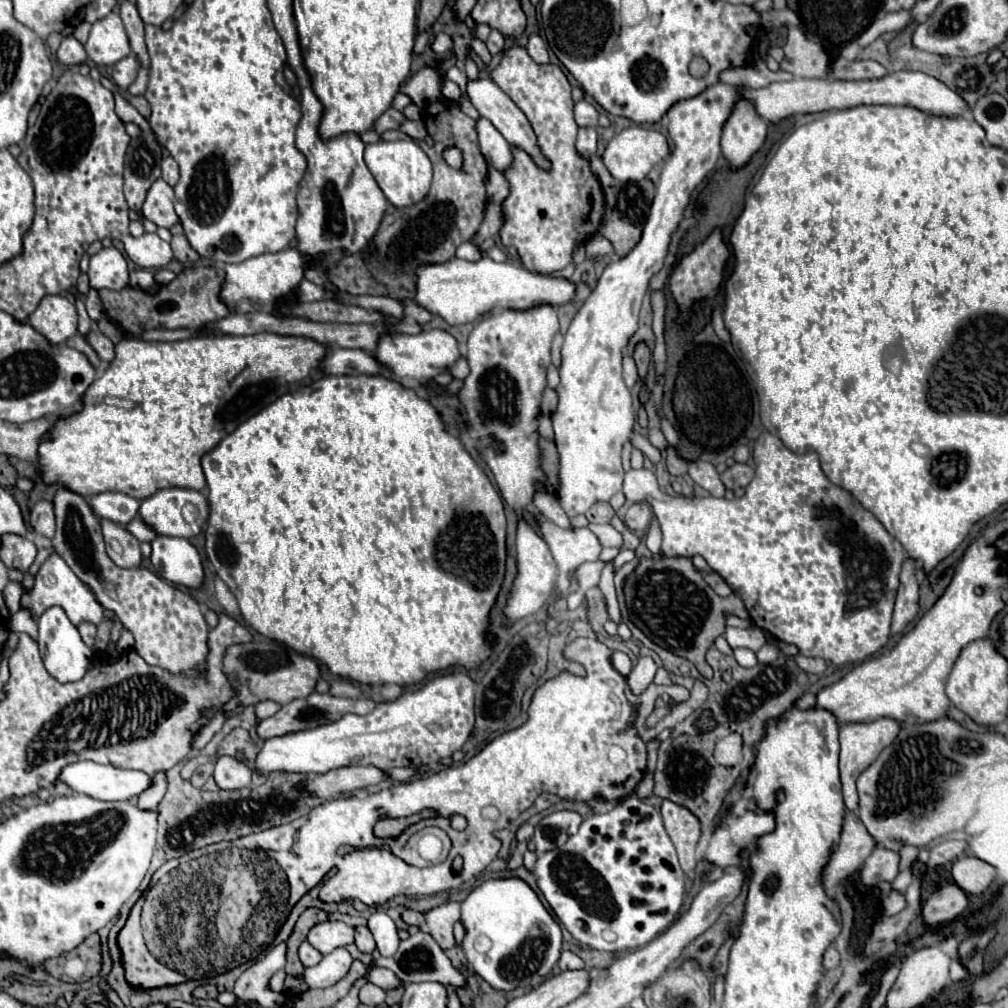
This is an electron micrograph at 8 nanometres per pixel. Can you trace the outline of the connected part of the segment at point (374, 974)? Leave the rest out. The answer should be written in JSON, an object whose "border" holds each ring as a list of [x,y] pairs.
{"border":[[[373,960],[369,964],[369,981],[379,985],[381,989],[393,989],[399,985],[399,979],[393,975],[393,971],[389,971],[387,968],[374,967]]]}

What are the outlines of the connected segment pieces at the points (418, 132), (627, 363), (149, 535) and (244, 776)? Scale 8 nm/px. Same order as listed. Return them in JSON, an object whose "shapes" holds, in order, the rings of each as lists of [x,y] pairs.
{"shapes":[[[[406,120],[405,123],[401,123],[399,129],[403,133],[407,133],[409,137],[413,137],[413,139],[425,139],[427,137],[427,129],[425,129],[425,125],[421,121],[413,123],[413,121]]],[[[625,357],[625,359],[623,359],[623,379],[625,379],[625,383],[627,383],[629,389],[631,389],[631,387],[637,383],[637,379],[639,379],[639,375],[637,375],[637,365],[635,365],[633,357]]],[[[131,519],[127,525],[125,525],[125,529],[129,531],[129,533],[133,533],[139,541],[153,541],[155,537],[157,537],[157,533],[151,529],[151,527],[147,527],[141,519]]],[[[221,757],[215,767],[215,783],[221,789],[241,789],[251,783],[251,771],[245,767],[245,763],[237,763],[233,757]]]]}

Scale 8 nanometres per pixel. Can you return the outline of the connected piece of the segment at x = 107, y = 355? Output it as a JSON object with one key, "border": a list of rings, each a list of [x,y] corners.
{"border":[[[89,331],[85,335],[85,341],[97,351],[97,355],[103,359],[103,361],[109,361],[113,359],[113,343],[103,335],[103,333],[97,333],[97,331]]]}

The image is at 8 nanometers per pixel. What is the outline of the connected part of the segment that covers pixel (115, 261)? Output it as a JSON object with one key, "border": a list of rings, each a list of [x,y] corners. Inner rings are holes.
{"border":[[[103,247],[99,253],[91,255],[87,275],[93,289],[121,291],[129,283],[127,259],[117,247]]]}

